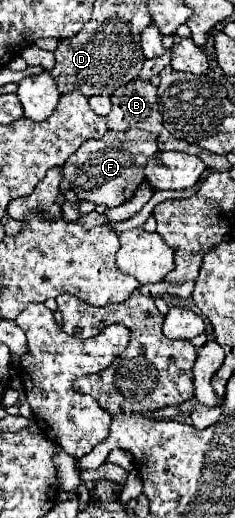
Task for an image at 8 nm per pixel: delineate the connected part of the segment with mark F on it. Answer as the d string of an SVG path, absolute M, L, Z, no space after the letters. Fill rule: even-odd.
M127 129L123 133L119 131L107 131L103 135L103 139L89 139L85 141L69 159L67 163L63 165L63 179L61 179L61 195L67 193L67 191L73 191L79 199L83 201L91 201L91 203L105 203L109 209L111 207L117 207L125 201L129 201L135 193L135 189L145 181L145 163L151 155L155 155L159 151L157 147L157 135L153 133L147 133L147 131L141 131L141 129Z

